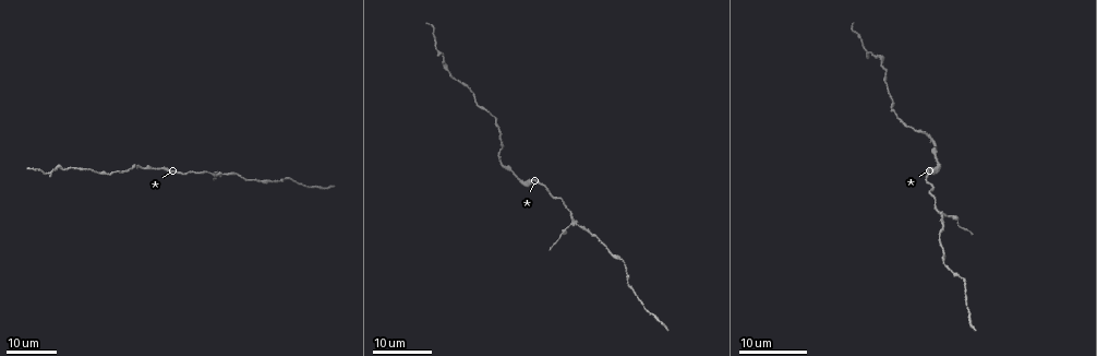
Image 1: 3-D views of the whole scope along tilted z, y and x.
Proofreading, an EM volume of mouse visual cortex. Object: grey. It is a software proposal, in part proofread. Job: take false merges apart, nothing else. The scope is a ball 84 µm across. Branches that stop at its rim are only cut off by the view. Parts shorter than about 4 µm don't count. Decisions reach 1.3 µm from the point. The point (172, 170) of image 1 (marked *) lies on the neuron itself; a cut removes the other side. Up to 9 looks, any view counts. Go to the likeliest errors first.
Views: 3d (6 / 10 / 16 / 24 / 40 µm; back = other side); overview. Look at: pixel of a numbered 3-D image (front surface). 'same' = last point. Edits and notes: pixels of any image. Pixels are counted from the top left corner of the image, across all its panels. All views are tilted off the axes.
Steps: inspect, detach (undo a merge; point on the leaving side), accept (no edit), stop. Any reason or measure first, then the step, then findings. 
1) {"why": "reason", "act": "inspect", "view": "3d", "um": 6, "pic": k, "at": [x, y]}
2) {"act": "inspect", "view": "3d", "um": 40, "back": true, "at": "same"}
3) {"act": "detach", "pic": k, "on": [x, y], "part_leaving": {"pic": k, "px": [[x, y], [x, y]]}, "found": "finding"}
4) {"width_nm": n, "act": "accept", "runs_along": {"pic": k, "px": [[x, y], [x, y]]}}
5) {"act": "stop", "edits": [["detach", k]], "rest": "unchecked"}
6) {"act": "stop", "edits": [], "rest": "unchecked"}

{"act": "inspect", "view": "3d", "um": 16, "pic": 1, "at": [572, 224]}

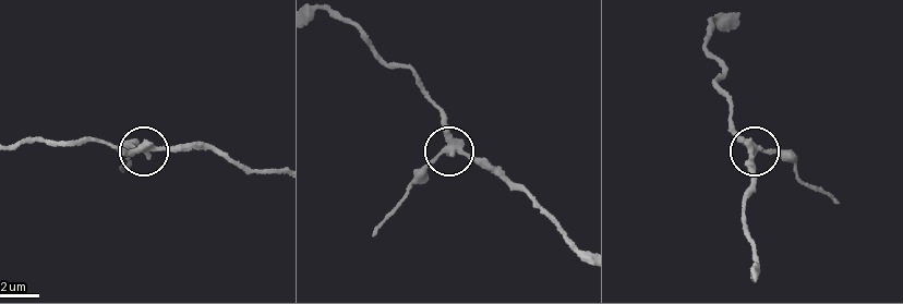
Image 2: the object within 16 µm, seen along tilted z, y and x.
{"act": "inspect", "view": "3d", "um": 10, "pic": 2, "at": [441, 153]}

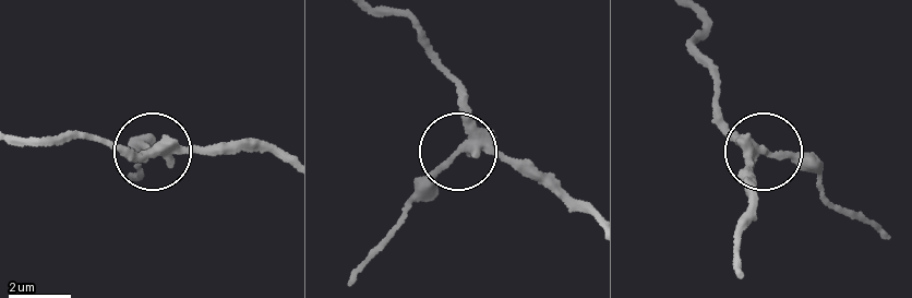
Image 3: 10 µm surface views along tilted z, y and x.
{"side_arm_um": 6, "act": "detach", "pic": 3, "on": [434, 174], "part_leaving": {"pic": 3, "px": [[467, 142], [405, 204], [391, 239], [350, 282]]}, "found": "two neurons meet here"}

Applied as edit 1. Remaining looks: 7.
{"why": "redraw", "act": "inspect", "view": "overview"}

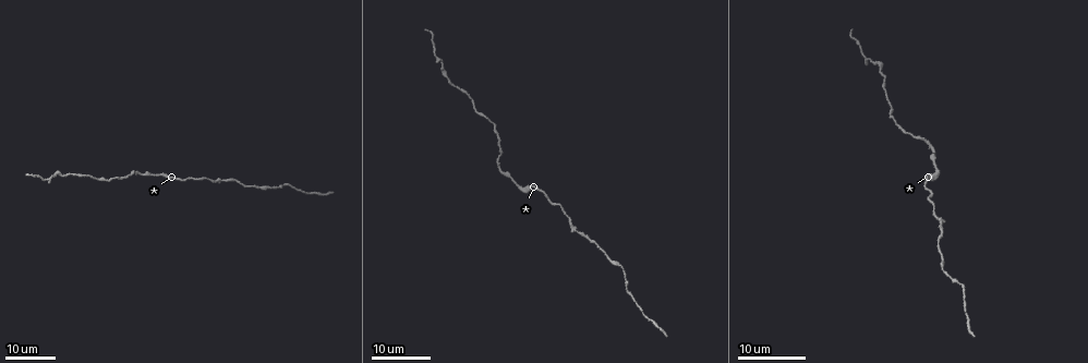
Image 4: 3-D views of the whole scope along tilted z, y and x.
{"why": "thick turns thin", "act": "inspect", "view": "3d", "um": 24, "pic": 4, "at": [237, 181]}

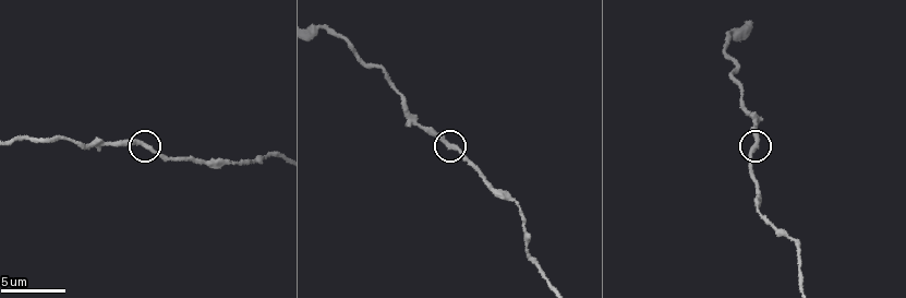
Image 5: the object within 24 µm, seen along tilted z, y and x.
{"why": "closer look", "act": "inspect", "view": "3d", "um": 6, "pic": 5, "at": [451, 147]}

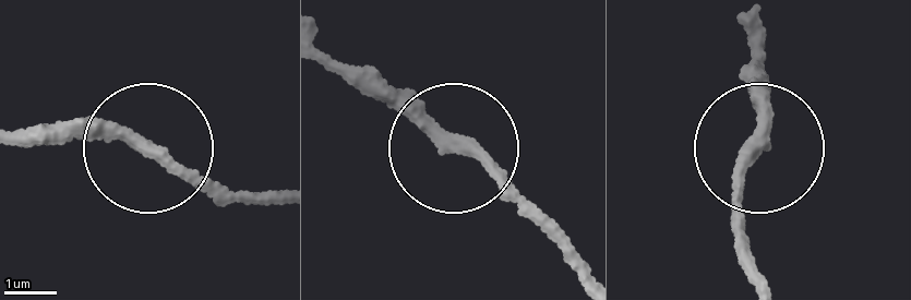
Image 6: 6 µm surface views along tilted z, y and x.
{"act": "accept", "runs_along": {"pic": 6, "px": [[326, 50], [411, 98], [450, 146], [494, 162], [524, 208]]}, "found": "all the same neuron"}

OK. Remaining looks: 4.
{"why": "sudden change in width", "act": "inspect", "view": "3d", "um": 16, "pic": 4, "at": [924, 140]}

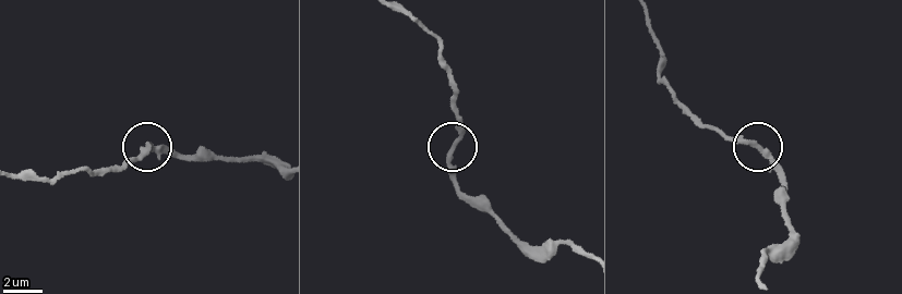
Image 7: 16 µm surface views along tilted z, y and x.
{"act": "inspect", "view": "3d", "um": 6, "pic": 7, "at": [755, 145]}

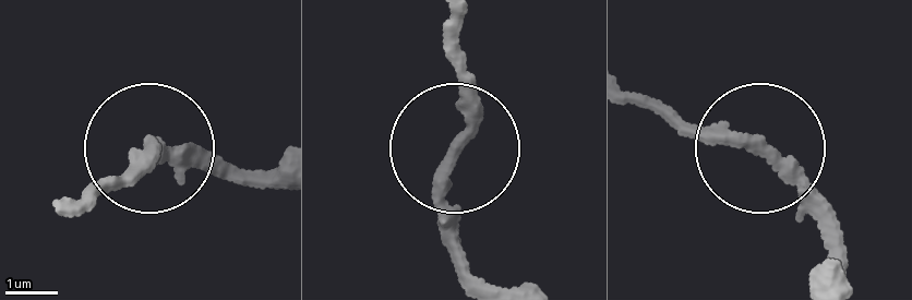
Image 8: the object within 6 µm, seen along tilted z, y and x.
{"act": "accept", "runs_along": {"pic": 8, "px": [[274, 180], [154, 151], [83, 210]]}, "found": "all the same neuron"}

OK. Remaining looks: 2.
{"why": "thick turns thin", "act": "inspect", "view": "3d", "um": 10, "pic": 5, "at": [200, 161]}

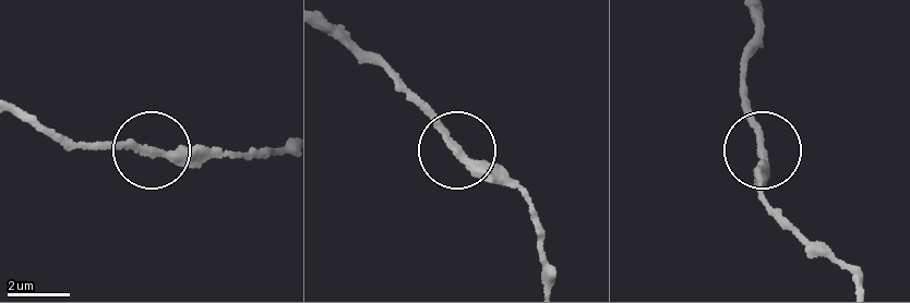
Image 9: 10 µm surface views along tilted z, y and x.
{"act": "inspect", "view": "3d", "um": 6, "pic": 9, "at": [458, 149]}

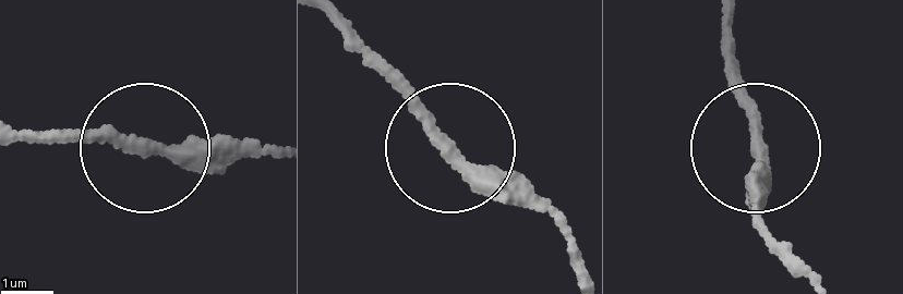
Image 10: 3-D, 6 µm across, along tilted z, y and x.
{"width_nm": 250, "act": "accept", "runs_along": {"pic": 10, "px": [[725, 22], [760, 232]]}, "found": "all the same neuron"}

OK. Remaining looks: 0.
{"act": "stop", "edits": [["detach", 3]], "rest": "unchecked"}

